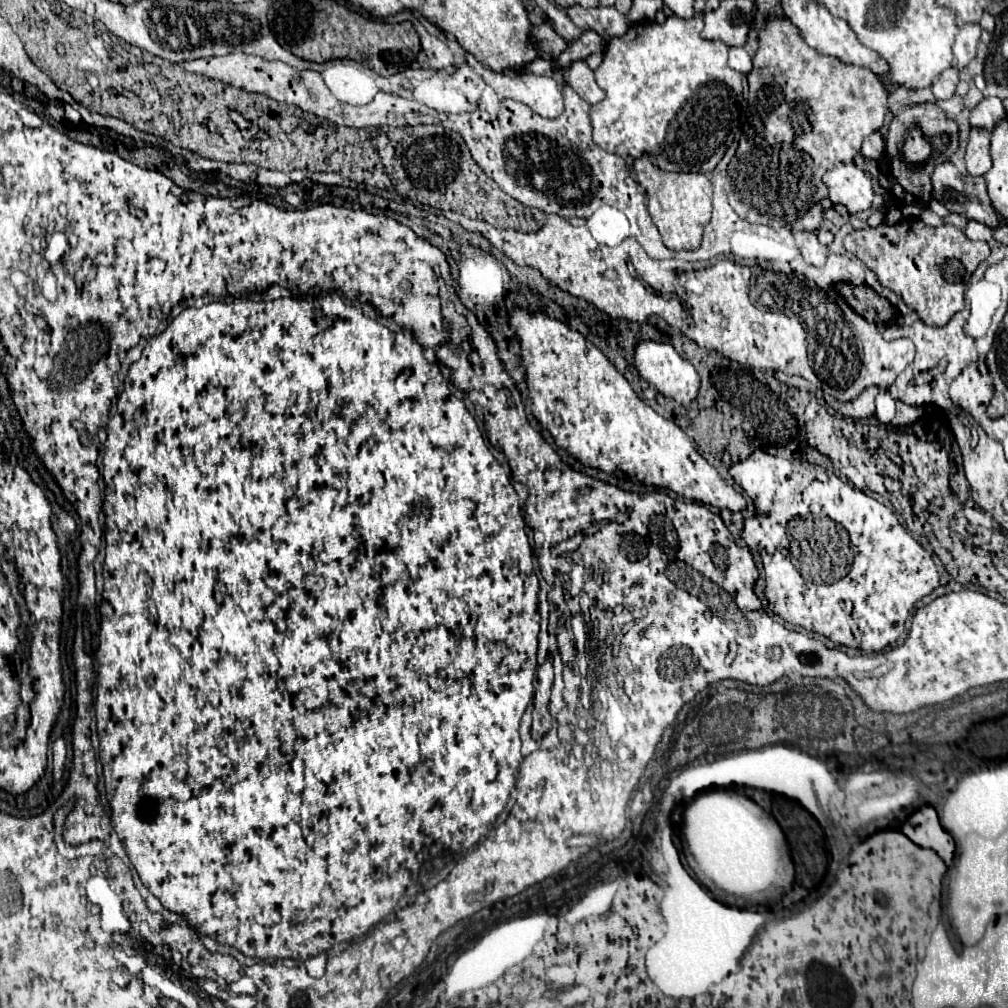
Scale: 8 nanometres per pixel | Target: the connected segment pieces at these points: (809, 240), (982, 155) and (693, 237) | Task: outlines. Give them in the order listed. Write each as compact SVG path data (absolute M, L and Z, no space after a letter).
M795 232L795 240L797 240L797 246L801 250L801 256L807 264L811 266L823 266L825 260L827 260L827 246L823 246L815 232Z
M971 128L967 154L965 154L967 172L971 176L983 176L991 168L989 138L991 138L989 130L985 130L985 128Z
M641 156L633 164L635 180L647 192L647 210L657 226L665 246L669 250L697 250L705 224L711 220L711 182L705 174L663 172L651 164L647 156Z

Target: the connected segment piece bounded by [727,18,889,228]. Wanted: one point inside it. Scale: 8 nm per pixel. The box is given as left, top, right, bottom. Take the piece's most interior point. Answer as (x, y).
(775, 177)

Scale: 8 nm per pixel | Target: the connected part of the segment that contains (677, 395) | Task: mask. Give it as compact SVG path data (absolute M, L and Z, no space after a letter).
M651 340L637 344L637 350L635 350L635 366L637 366L639 374L641 374L649 384L653 384L665 398L675 400L675 402L681 404L681 406L689 406L691 402L697 400L699 386L701 386L699 374L697 374L697 370L693 368L691 362L687 362L685 358L681 358L681 356L675 352L675 348L673 348L671 344L651 342Z

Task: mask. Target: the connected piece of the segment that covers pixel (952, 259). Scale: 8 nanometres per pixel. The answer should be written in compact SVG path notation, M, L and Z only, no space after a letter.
M919 218L903 220L893 226L879 224L877 228L853 230L845 236L843 244L875 272L881 286L893 290L927 326L945 326L963 310L963 294L971 274L979 262L989 256L987 242L969 240L963 230L953 224L933 228Z

